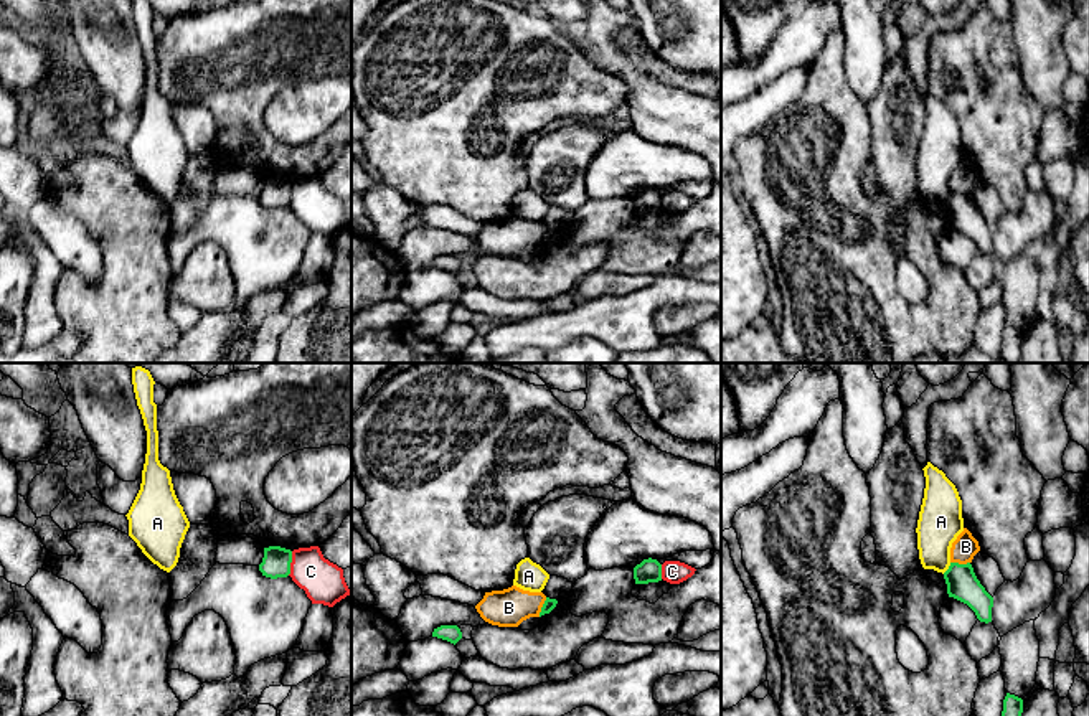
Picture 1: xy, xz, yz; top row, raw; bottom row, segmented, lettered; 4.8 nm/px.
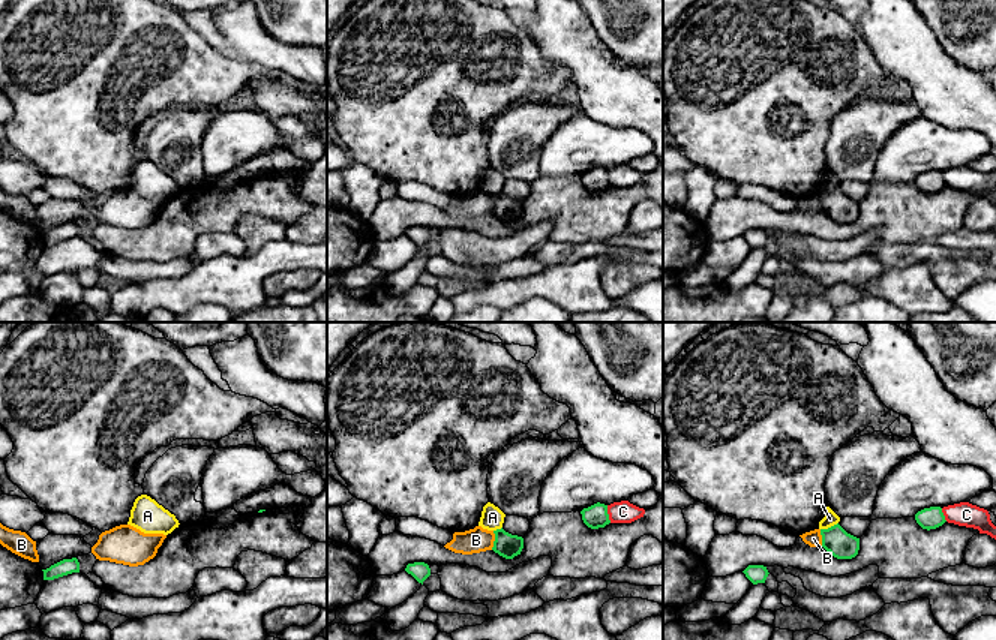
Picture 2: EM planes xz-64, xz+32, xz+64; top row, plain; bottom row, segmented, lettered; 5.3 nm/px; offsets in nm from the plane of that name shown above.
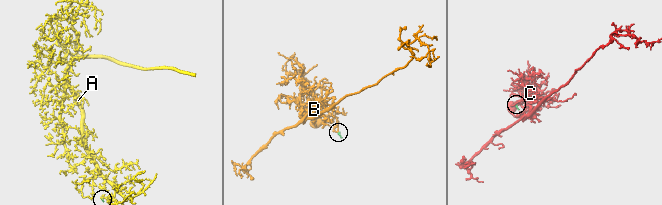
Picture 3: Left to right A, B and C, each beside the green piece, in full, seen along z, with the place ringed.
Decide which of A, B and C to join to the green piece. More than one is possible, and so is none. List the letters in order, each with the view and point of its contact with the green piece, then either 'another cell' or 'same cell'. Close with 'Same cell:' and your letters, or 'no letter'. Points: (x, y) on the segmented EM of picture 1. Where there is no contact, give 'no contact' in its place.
A: yz (949, 568) | another cell
B: xz (542, 607) | another cell
C: xy (291, 561) | another cell
Same cell: no letter

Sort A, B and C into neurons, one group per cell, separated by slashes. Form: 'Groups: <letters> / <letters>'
Groups: A / B / C

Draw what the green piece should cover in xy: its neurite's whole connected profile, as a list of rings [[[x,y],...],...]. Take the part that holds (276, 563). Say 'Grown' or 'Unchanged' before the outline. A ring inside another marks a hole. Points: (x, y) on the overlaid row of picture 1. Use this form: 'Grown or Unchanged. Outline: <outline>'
Unchanged. Outline: [[[280,546],[264,548],[264,558],[259,564],[262,576],[277,579],[290,574],[292,551]]]

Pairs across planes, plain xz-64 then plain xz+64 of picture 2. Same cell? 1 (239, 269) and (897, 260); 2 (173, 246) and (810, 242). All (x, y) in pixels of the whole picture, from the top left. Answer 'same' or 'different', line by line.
1: different
2: same

